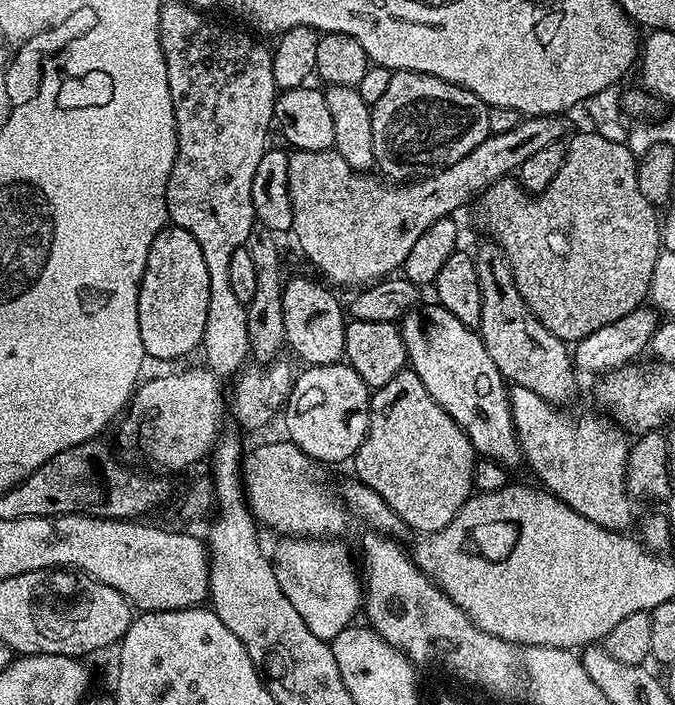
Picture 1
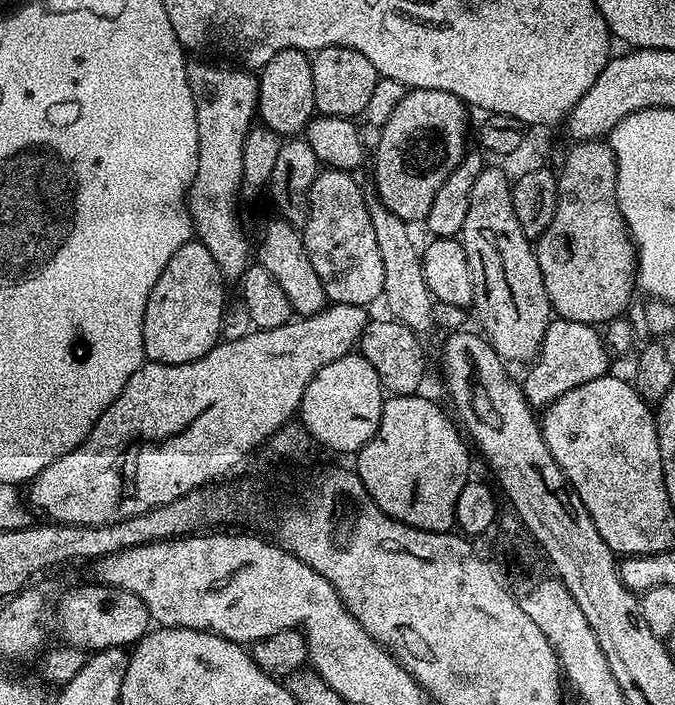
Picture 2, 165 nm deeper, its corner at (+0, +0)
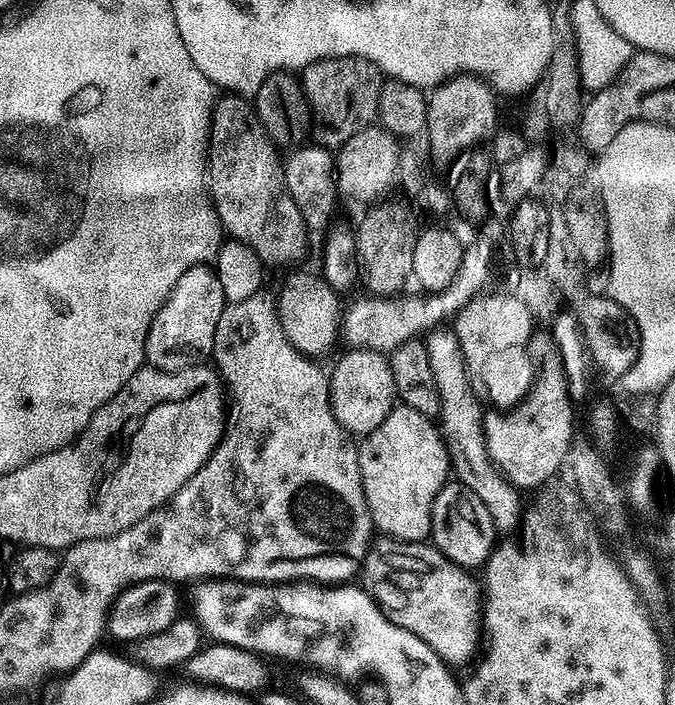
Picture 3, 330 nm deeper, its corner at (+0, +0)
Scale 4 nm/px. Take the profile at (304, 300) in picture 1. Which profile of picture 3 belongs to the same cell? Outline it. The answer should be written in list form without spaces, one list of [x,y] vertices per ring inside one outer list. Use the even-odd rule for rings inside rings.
[[[224,94],[216,101],[216,105],[212,108],[212,132],[208,136],[208,191],[212,198],[212,204],[216,207],[216,213],[220,219],[221,226],[224,227],[225,233],[233,240],[241,240],[246,246],[250,246],[250,250],[254,250],[254,254],[258,254],[258,258],[264,261],[265,265],[272,264],[292,264],[288,266],[296,266],[300,259],[304,256],[304,251],[308,248],[308,239],[310,233],[308,227],[304,225],[302,214],[298,210],[298,206],[294,202],[294,198],[288,193],[286,186],[286,178],[284,177],[284,166],[282,156],[276,145],[273,144],[271,138],[261,128],[260,121],[254,115],[254,108],[247,99],[231,94]]]

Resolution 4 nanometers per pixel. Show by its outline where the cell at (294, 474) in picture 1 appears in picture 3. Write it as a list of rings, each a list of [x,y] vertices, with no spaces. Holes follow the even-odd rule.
[[[380,538],[369,548],[358,580],[390,622],[402,626],[402,630],[410,630],[410,634],[418,634],[418,638],[442,657],[445,664],[457,666],[475,654],[480,638],[482,644],[482,584],[472,576],[475,575],[469,569],[450,562],[450,558],[443,556],[431,543]]]

